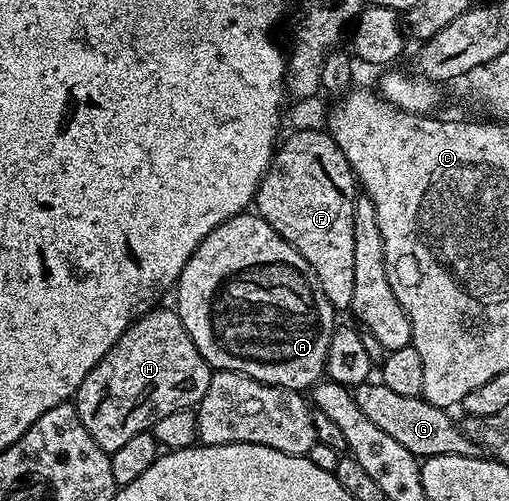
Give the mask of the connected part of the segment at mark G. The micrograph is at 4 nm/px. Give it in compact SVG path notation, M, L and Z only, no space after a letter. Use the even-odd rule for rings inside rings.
M379 382L357 384L354 395L358 402L358 410L362 410L362 414L366 414L370 422L374 422L374 426L390 434L390 438L395 438L401 446L406 446L406 450L410 450L410 454L414 454L417 458L429 456L459 458L481 455L480 445L464 433L459 423L455 424L452 421L453 413L449 409L426 402L421 395L397 394L396 391L390 390L390 386Z

